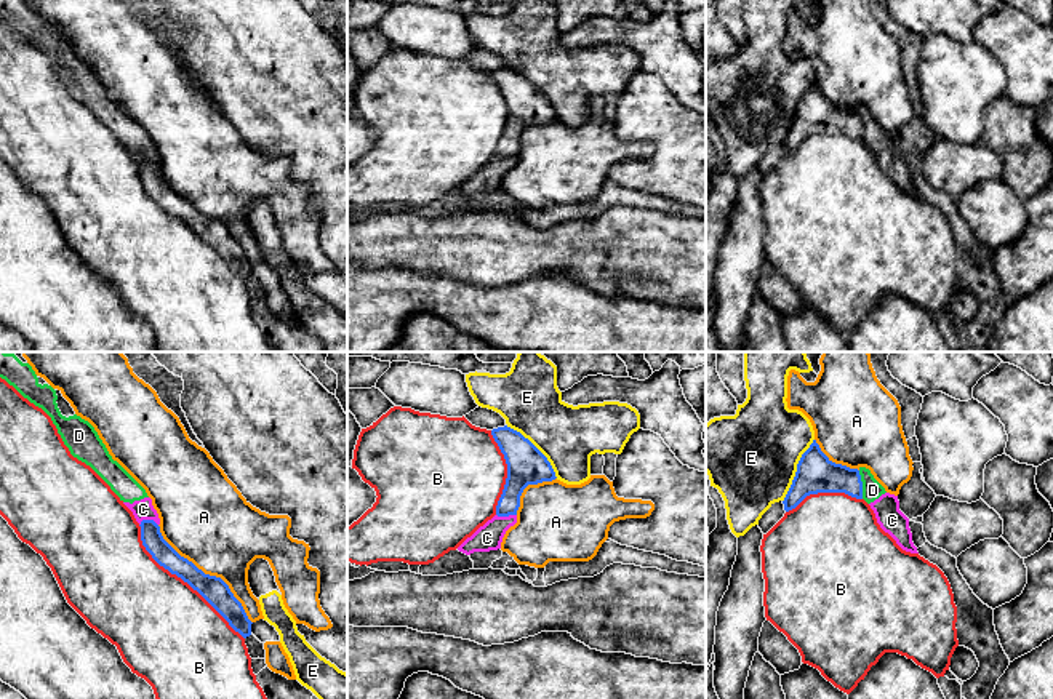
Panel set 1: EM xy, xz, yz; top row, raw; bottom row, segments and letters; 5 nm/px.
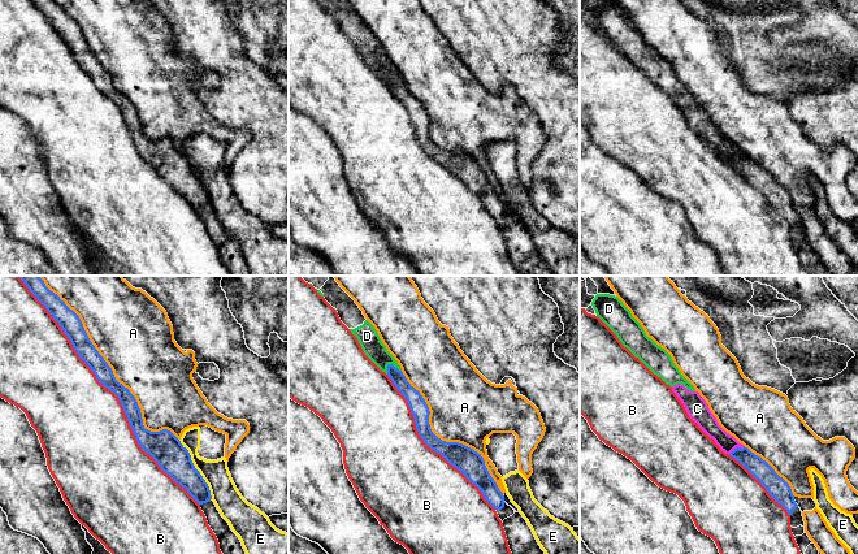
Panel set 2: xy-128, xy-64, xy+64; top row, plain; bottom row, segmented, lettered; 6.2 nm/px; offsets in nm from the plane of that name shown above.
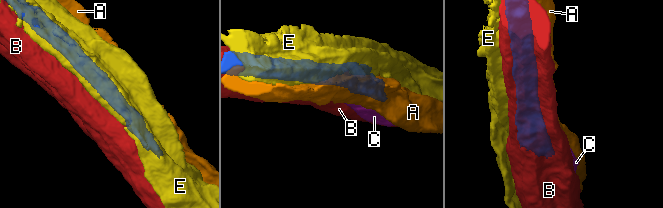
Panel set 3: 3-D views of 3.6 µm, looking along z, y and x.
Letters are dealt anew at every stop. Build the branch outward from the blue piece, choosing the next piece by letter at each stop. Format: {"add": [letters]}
{"add": []}

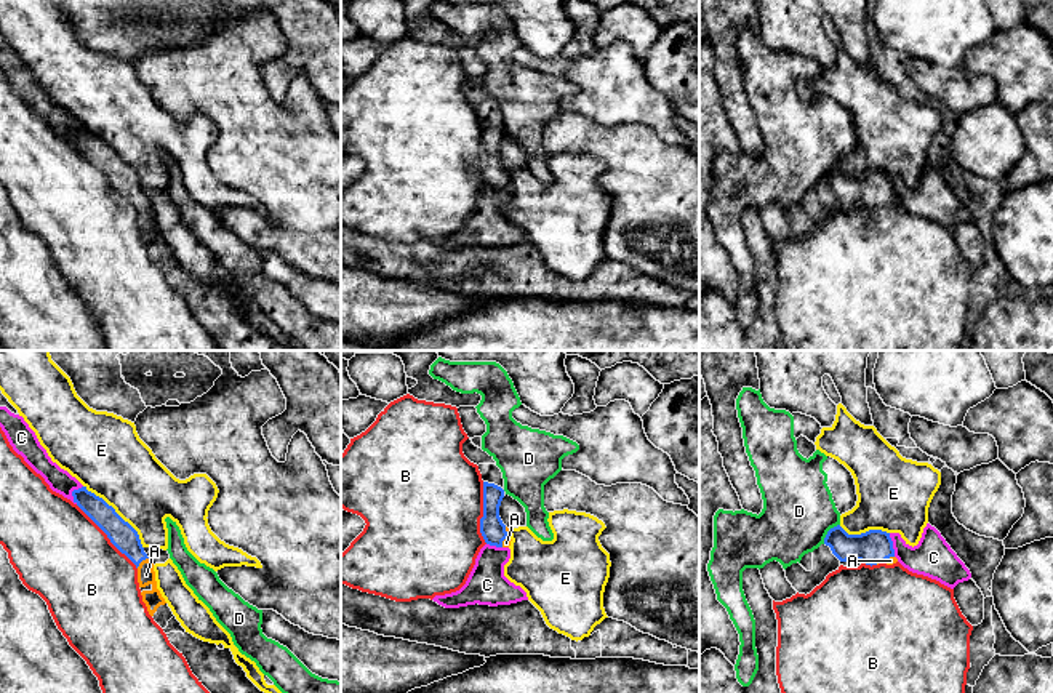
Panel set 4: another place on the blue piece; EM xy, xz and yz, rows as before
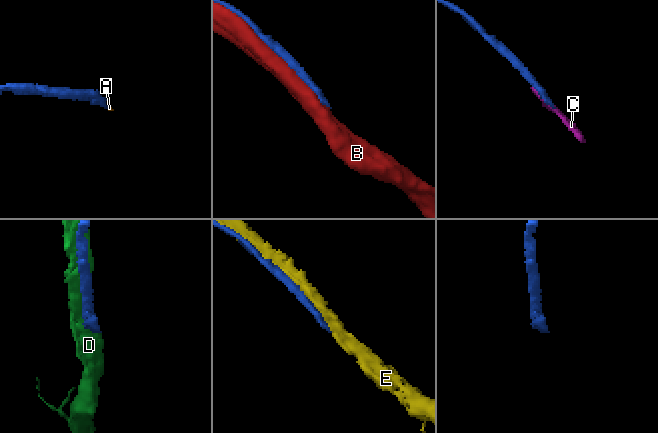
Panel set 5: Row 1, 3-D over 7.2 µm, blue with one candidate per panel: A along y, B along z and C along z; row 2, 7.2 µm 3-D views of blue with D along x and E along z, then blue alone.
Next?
{"add": ["A"]}

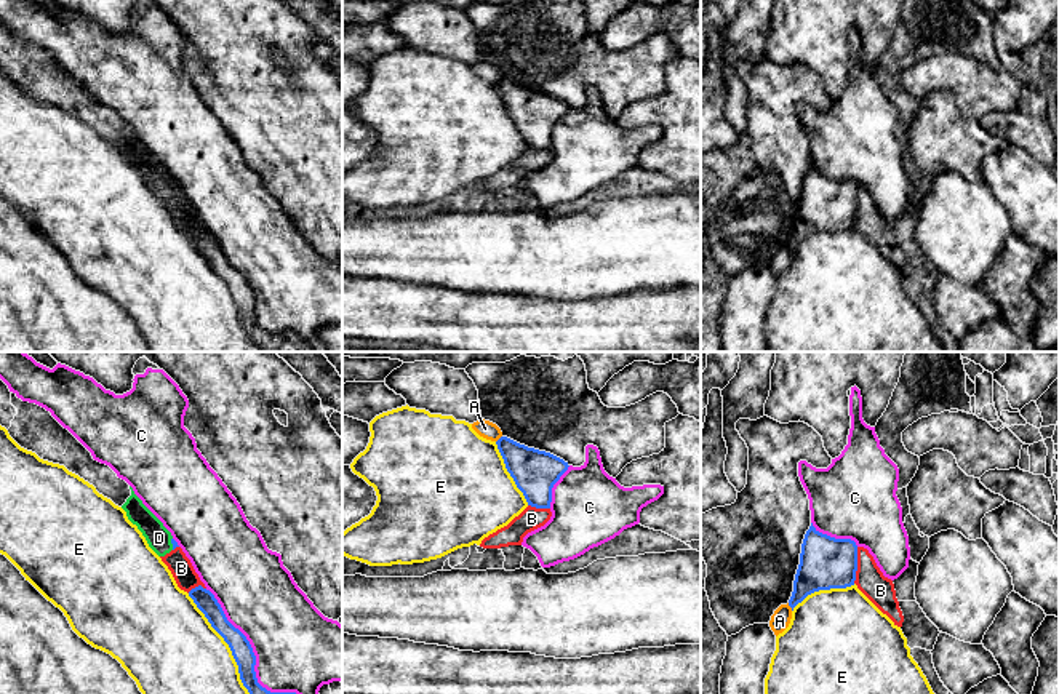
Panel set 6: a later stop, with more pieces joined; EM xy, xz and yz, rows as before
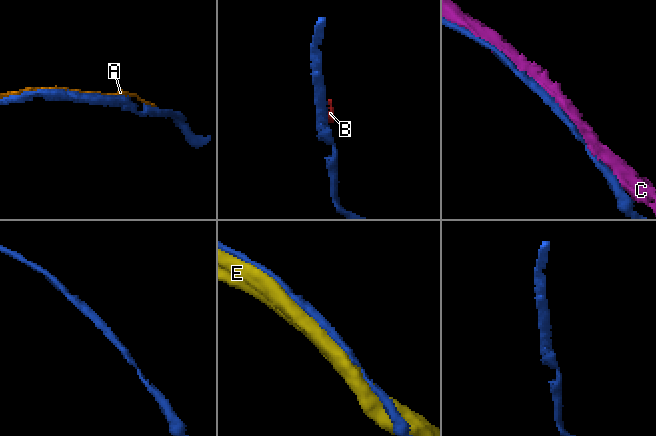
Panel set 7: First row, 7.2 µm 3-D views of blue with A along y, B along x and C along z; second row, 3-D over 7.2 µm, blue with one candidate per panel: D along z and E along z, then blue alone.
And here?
{"add": []}

